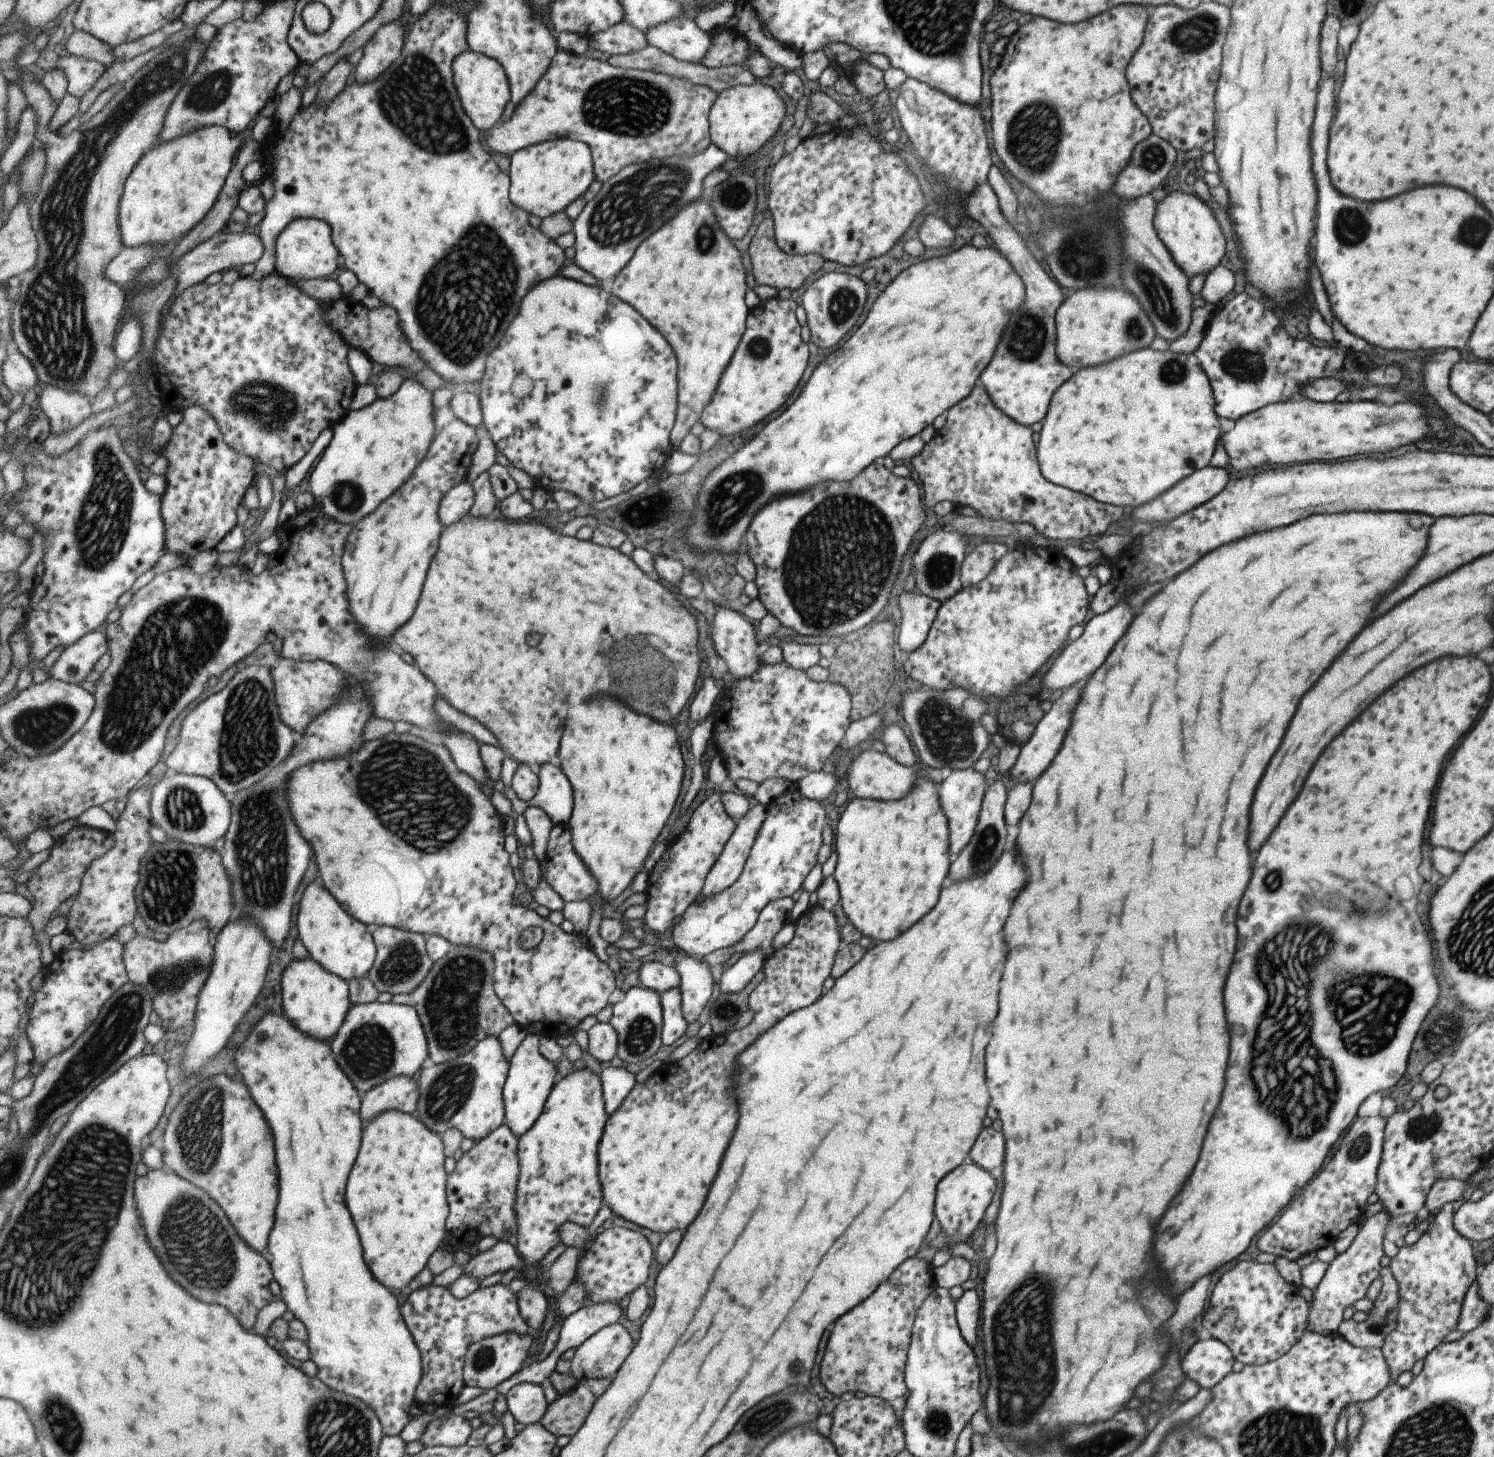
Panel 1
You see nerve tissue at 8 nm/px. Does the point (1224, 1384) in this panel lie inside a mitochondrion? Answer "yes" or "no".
no

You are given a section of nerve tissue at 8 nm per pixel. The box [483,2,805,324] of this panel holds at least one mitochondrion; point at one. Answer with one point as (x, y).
(632, 207)

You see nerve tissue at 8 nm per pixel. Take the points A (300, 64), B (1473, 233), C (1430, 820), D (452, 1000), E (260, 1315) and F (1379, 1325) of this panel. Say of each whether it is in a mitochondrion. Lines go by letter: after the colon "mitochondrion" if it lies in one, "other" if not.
A: other
B: mitochondrion
C: other
D: mitochondrion
E: other
F: mitochondrion

